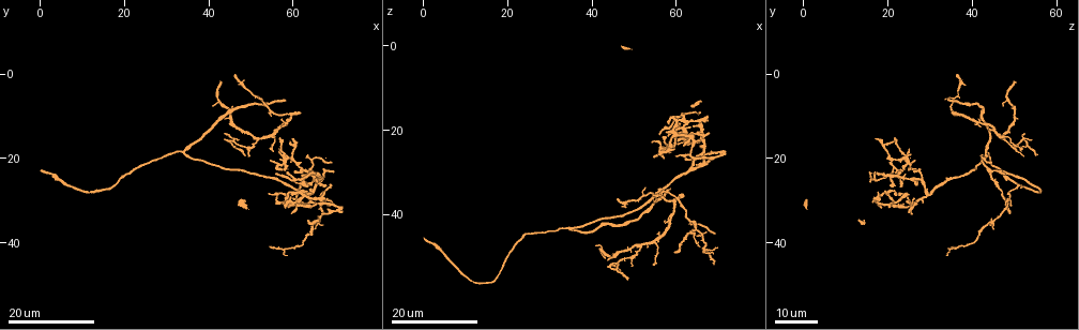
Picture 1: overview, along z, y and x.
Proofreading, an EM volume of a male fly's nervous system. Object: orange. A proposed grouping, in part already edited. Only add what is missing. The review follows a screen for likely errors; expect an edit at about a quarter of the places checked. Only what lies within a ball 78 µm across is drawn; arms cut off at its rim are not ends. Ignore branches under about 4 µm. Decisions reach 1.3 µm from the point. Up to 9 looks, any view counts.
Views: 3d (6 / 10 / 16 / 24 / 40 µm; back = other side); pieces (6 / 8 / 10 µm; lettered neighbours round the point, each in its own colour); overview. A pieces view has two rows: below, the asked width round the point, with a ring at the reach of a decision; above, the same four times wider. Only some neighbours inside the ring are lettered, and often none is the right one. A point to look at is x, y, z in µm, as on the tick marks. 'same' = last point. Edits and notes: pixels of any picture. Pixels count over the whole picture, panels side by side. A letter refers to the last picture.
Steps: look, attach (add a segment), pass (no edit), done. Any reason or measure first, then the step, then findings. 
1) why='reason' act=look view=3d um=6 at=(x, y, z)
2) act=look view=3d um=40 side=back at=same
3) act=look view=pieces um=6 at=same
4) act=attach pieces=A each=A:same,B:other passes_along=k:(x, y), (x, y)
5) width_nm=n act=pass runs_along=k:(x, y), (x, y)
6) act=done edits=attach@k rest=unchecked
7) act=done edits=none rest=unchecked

act=look view=3d um=24 at=(58.0, 31.5, 18.5)

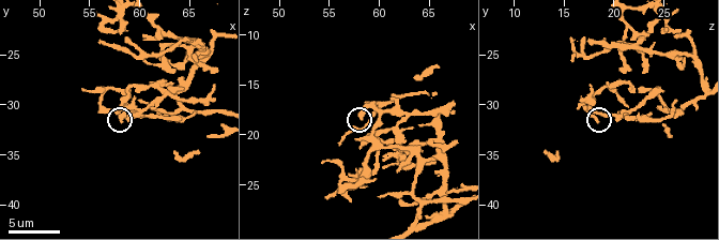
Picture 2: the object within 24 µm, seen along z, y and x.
why='see the neighbours' act=look view=pieces um=10 at=(58.2, 31.6, 18.2)

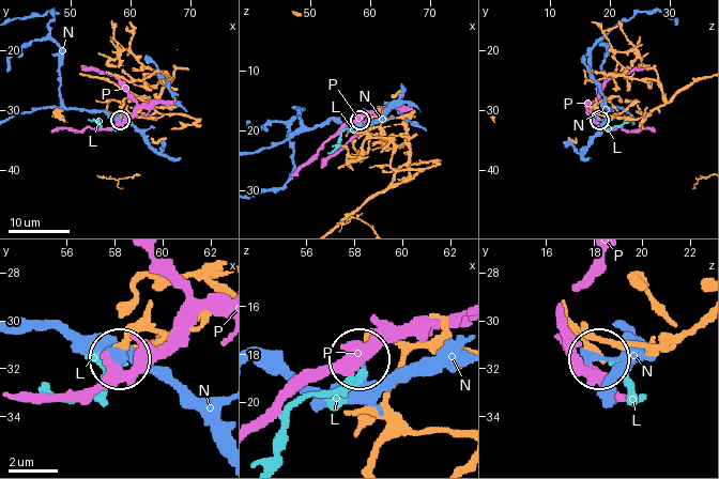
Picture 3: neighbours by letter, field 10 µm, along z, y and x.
width_nm=240 act=pass each=L:other,N:other,P:other found='no lettered segment goes on from it'

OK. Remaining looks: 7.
why='free end' act=look view=3d um=10 at=(58.6, 23.4, 16.8)

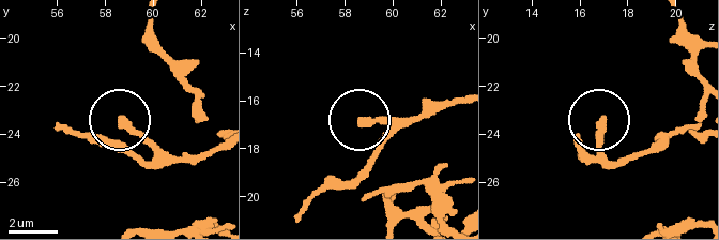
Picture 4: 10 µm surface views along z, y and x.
act=look view=pieces um=6 at=(58.7, 23.3, 17.0)

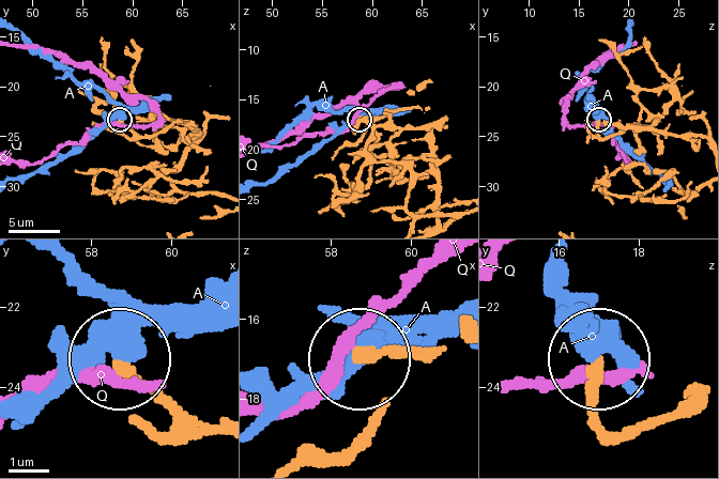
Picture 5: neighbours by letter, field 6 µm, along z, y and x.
act=pass each=A:other,Q:other runs_along=5:(590, 415), (596, 367) found='no lettered segment goes on from it'

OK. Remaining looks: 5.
why='free end' act=look view=3d um=16 at=(60.0, 33.0, 48.5)

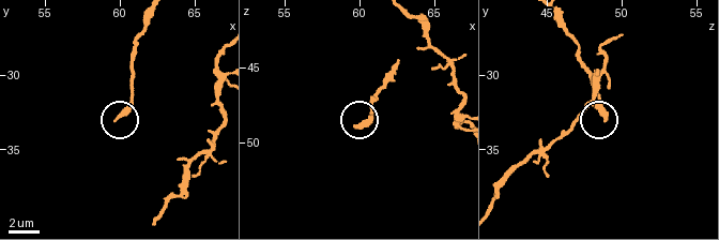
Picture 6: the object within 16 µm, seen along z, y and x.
act=look view=pieces um=6 at=(59.8, 33.0, 49.0)

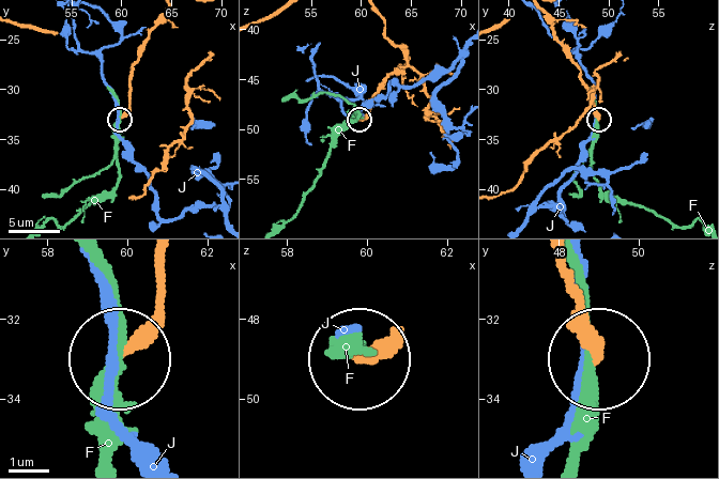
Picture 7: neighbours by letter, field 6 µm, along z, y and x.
act=pass each=F:other,J:other found='no lettered segment goes on from it'

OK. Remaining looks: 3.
why='branch stops here' act=look view=3d um=24 at=(57.0, 15.5, 21.5)

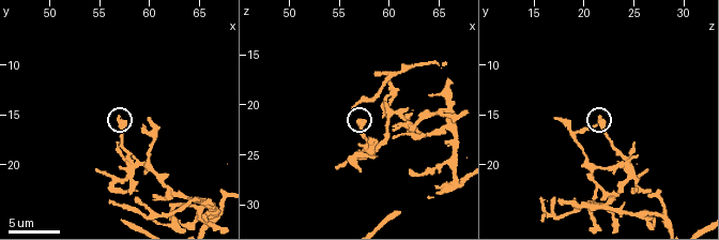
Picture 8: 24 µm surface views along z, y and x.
why='what lies round it' act=look view=pieces um=8 at=(56.8, 15.0, 21.4)

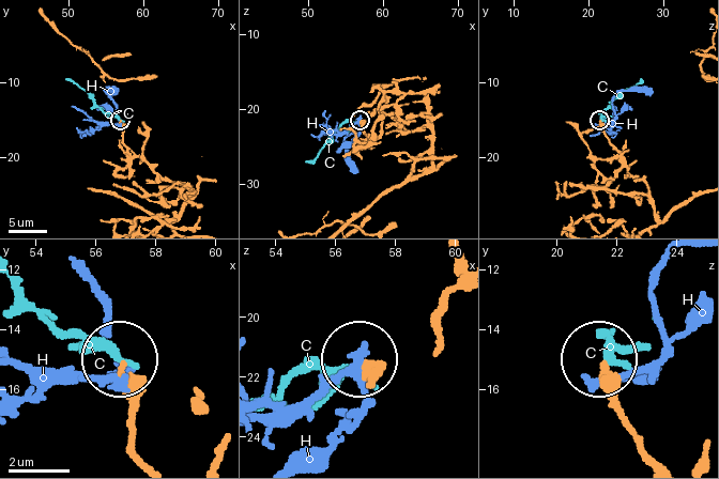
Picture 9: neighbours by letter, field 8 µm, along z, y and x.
width_nm=360 act=pass each=C:other,H:other runs_along=9:(652, 458), (600, 368) found='none of them fits'

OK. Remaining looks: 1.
act=done edits=none rest=unchecked

